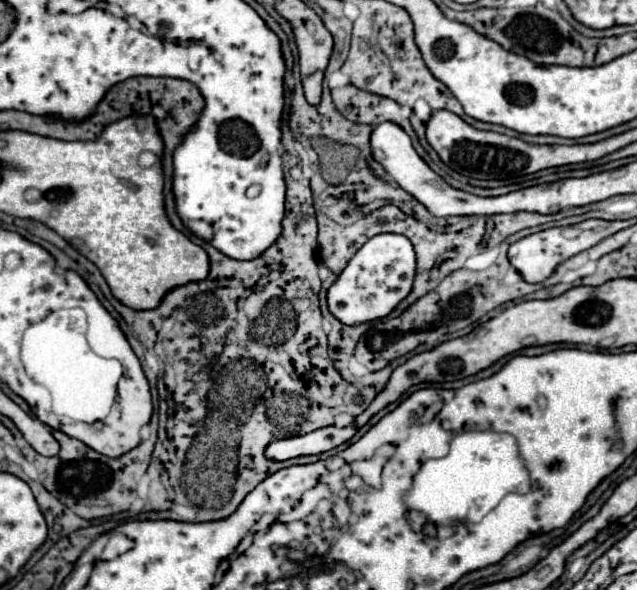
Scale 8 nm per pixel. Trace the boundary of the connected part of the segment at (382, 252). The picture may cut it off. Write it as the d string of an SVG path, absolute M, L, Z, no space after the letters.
M381 233L369 239L339 273L337 281L327 291L327 305L335 319L345 325L359 325L365 321L389 315L399 301L403 301L413 285L415 251L407 237L395 233Z

